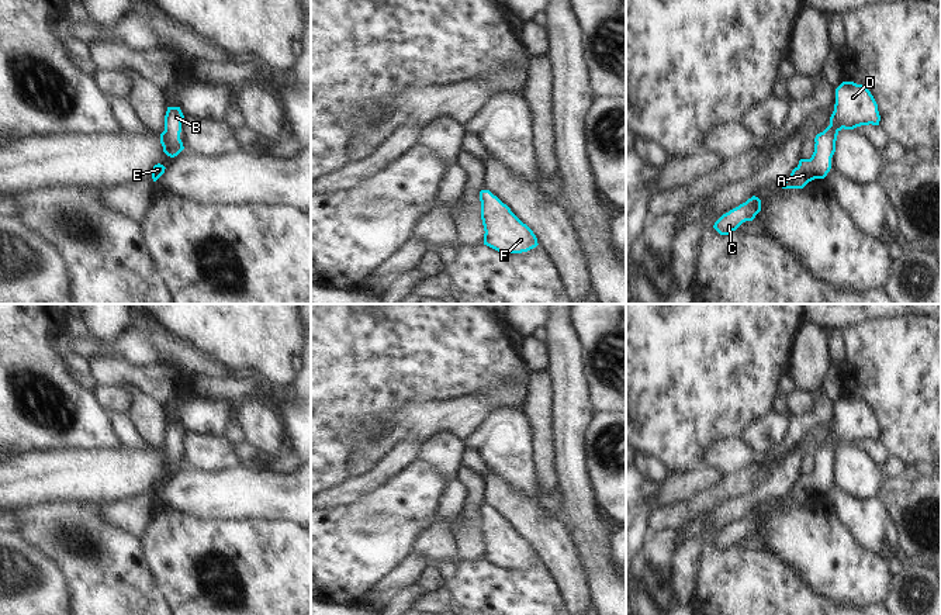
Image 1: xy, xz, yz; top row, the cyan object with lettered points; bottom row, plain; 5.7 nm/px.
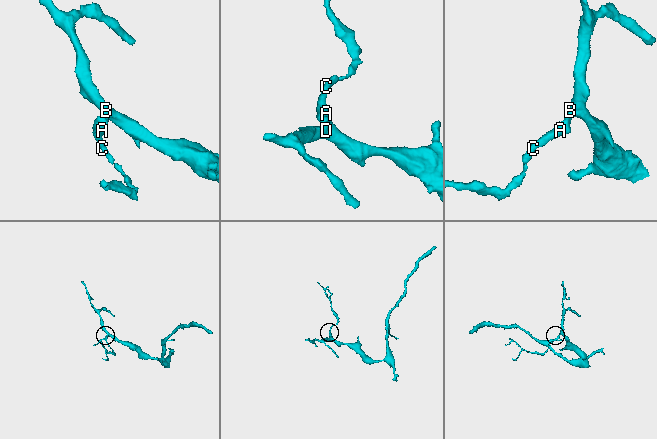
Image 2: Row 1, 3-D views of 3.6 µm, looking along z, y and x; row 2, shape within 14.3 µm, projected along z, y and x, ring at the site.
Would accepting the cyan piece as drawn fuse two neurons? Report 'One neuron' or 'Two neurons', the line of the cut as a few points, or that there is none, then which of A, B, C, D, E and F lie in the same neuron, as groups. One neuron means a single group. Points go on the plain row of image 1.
One neuron. No split. Groups: A B C D E F

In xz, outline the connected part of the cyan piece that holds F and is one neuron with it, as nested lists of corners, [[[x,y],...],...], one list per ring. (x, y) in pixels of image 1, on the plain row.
[[[489,505],[480,507],[484,560],[506,569],[522,569],[536,563],[537,553],[511,524]]]

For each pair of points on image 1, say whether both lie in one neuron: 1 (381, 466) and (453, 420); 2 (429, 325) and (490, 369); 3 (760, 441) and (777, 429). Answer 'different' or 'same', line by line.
1: different
2: same
3: same

